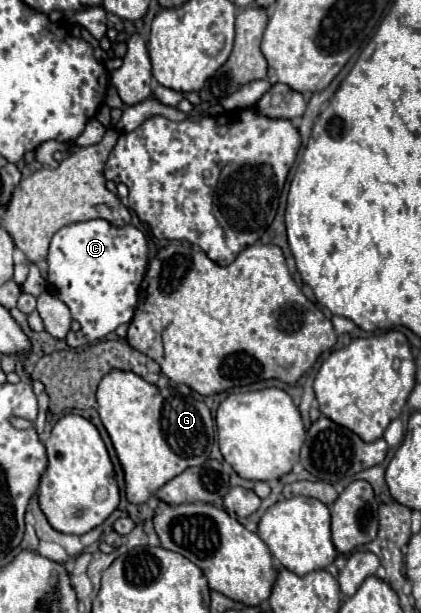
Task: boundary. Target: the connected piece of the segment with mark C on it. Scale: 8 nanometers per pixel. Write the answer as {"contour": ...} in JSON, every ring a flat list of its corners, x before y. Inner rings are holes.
{"contour":[[90,219,72,223,54,233,48,249,48,283,56,297,80,323,80,331,70,331,66,341,70,347,82,347,112,333,122,323,130,323,136,303,138,287,148,267,148,243,134,225,114,227,104,219]]}

